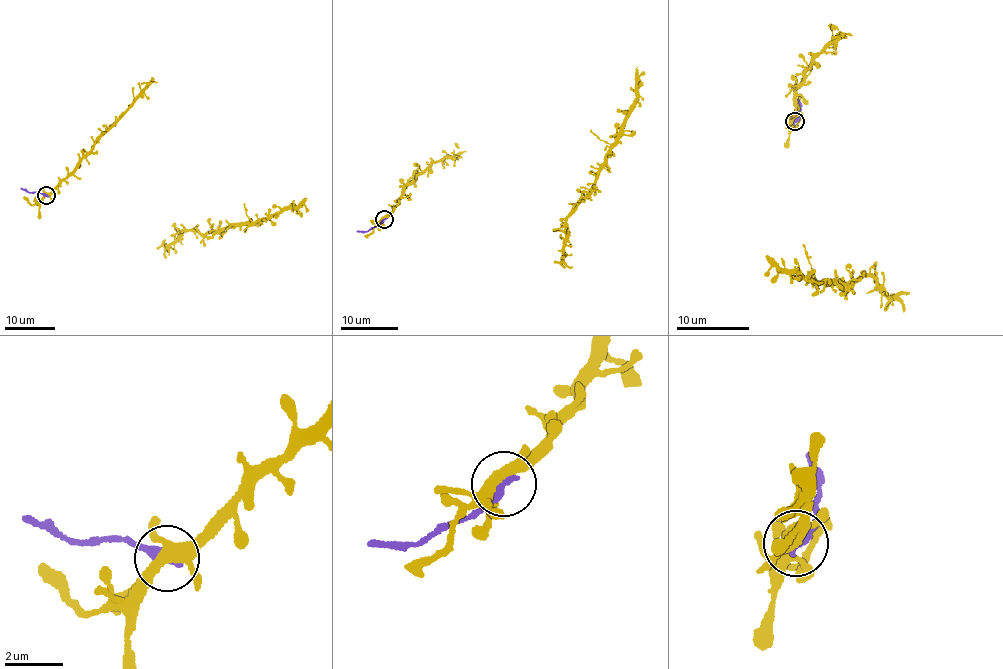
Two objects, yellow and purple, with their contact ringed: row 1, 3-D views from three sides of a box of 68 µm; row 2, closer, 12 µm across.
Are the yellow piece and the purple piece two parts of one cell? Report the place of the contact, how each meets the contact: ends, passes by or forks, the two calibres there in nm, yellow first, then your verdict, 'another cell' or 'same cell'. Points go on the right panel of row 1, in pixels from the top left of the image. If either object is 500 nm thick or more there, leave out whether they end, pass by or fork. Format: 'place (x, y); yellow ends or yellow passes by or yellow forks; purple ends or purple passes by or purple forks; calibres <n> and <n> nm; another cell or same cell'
place (795, 121); yellow forks; purple ends; calibres 360 and 400 nm; another cell

